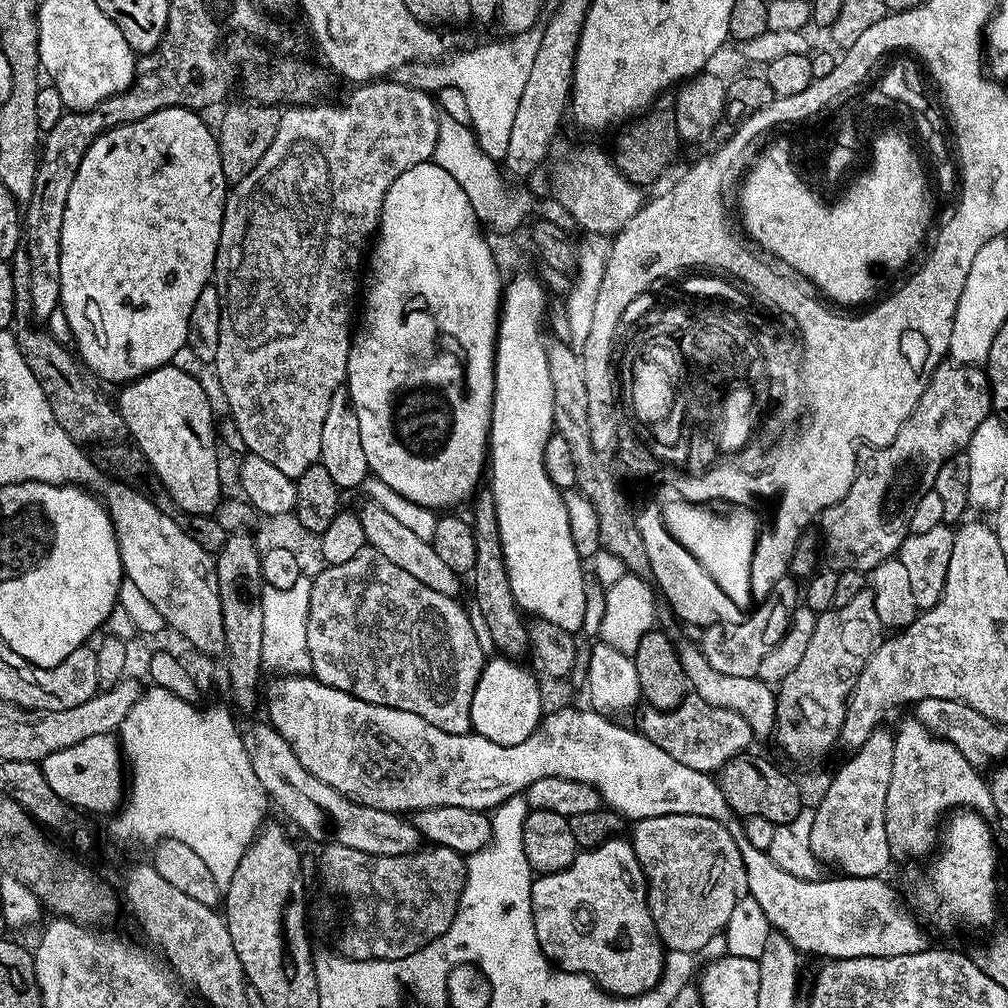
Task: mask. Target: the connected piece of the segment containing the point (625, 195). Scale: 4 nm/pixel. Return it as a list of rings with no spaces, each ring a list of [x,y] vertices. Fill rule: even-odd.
[[[600,148],[566,149],[552,168],[552,184],[561,206],[587,233],[614,236],[646,203],[646,196],[640,193],[641,185],[631,184],[616,167],[615,159]]]

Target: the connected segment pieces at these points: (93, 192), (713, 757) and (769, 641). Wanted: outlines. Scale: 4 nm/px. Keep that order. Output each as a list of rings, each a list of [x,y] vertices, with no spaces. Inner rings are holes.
[[[163,108],[138,122],[117,124],[92,143],[90,150],[86,150],[82,158],[82,166],[78,166],[78,174],[74,174],[74,182],[70,185],[70,198],[66,198],[66,218],[62,218],[58,308],[61,313],[64,311],[64,320],[76,339],[75,351],[83,367],[104,380],[137,380],[156,368],[173,363],[177,359],[175,356],[180,351],[185,351],[188,343],[188,323],[192,320],[194,302],[198,302],[198,294],[202,294],[202,290],[209,287],[216,271],[218,238],[222,234],[224,203],[228,201],[230,185],[222,170],[217,133],[213,129],[211,132],[207,122],[200,116],[203,115],[191,108]]]
[[[692,694],[680,701],[675,708],[667,710],[648,710],[638,724],[639,731],[650,738],[666,754],[678,758],[678,762],[690,766],[690,770],[702,770],[709,774],[719,773],[726,762],[741,755],[748,744],[750,729],[746,718],[734,710],[715,708]]]
[[[786,575],[774,584],[767,593],[760,606],[755,607],[747,618],[739,622],[732,622],[723,628],[713,626],[703,633],[702,647],[705,656],[708,657],[710,666],[722,674],[730,674],[734,678],[759,677],[760,660],[769,656],[776,649],[776,644],[782,640],[788,632],[793,612],[797,609],[796,602],[800,600],[800,586],[798,590],[797,579]],[[725,630],[725,632],[723,632]]]

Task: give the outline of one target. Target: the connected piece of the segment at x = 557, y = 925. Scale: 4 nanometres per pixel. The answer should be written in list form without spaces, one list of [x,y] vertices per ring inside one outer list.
[[[631,839],[607,840],[606,843],[599,844],[597,848],[577,851],[574,862],[570,866],[566,866],[566,870],[537,875],[532,882],[530,911],[540,948],[557,968],[563,968],[565,972],[581,972],[583,976],[590,976],[604,991],[611,992],[614,996],[641,996],[660,983],[660,976],[664,972],[666,949],[660,935],[656,933],[656,923],[648,909],[648,881],[644,879],[644,871],[632,849]]]

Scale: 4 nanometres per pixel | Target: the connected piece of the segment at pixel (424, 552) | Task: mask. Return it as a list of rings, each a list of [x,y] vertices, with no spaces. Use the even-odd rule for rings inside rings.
[[[368,502],[365,505],[360,512],[359,519],[364,527],[367,543],[375,551],[390,558],[398,566],[402,566],[402,570],[414,574],[414,578],[418,578],[426,586],[447,596],[459,597],[461,577],[438,556],[433,545],[427,539],[424,541],[416,533],[419,531],[415,527],[398,522],[398,518],[394,518],[394,514],[390,514],[378,502]]]

